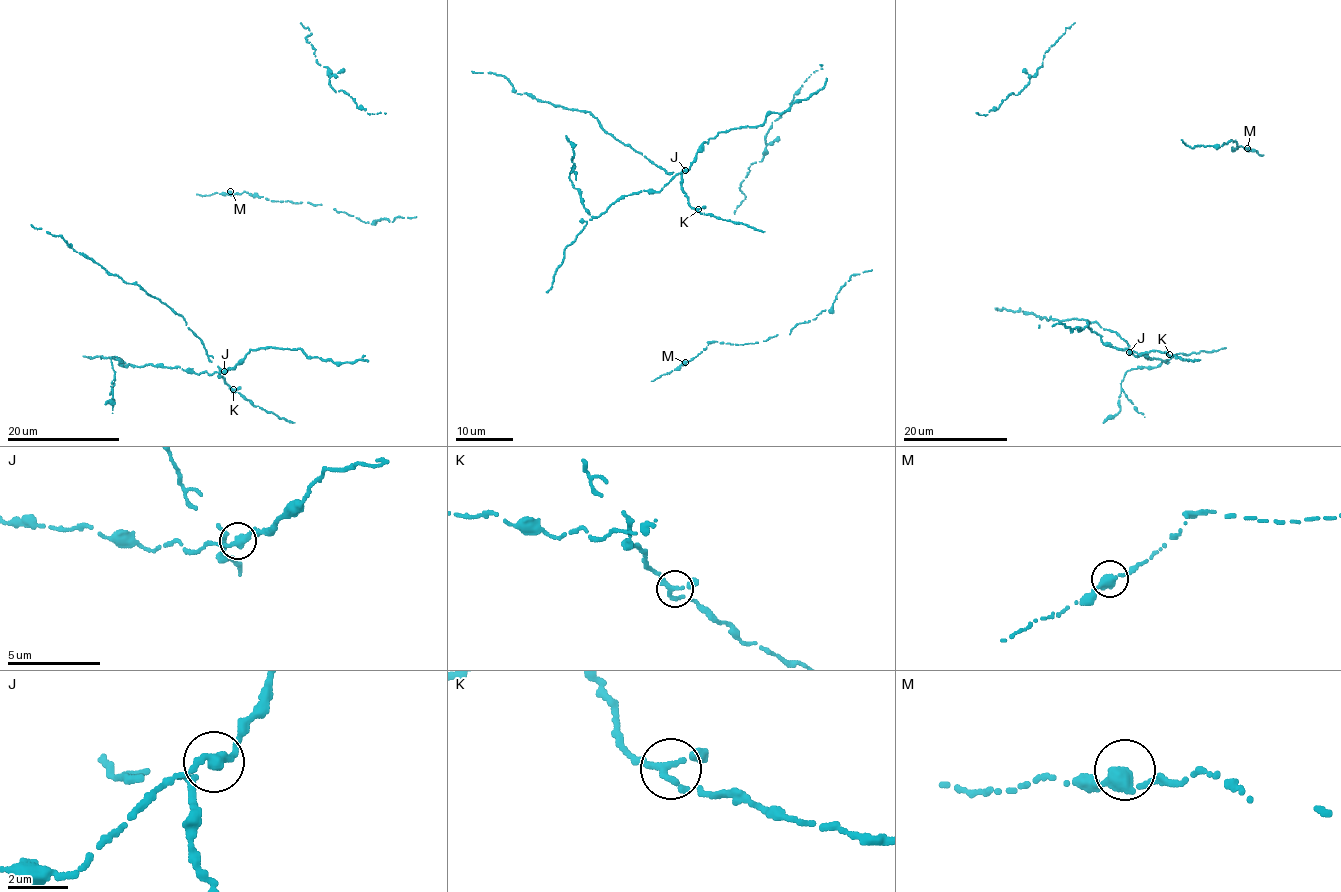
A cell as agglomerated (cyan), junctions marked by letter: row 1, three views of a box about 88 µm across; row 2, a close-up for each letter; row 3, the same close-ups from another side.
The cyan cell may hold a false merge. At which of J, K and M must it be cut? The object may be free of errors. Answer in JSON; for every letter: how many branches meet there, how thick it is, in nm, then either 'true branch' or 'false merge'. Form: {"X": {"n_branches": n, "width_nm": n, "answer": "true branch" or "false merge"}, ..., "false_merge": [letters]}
{"J": {"n_branches": 2, "width_nm": 340, "answer": "false merge"}, "K": {"n_branches": 3, "width_nm": 200, "answer": "true branch"}, "M": {"n_branches": 2, "width_nm": 360, "answer": "true branch"}, "false_merge": ["J"]}

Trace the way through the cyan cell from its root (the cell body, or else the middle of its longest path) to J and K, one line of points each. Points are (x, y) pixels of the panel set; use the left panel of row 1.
J: (256, 350), (250, 351), (236, 367), (224, 371)
K: (256, 350), (250, 351), (236, 367), (219, 372), (219, 369), (218, 376), (233, 389)

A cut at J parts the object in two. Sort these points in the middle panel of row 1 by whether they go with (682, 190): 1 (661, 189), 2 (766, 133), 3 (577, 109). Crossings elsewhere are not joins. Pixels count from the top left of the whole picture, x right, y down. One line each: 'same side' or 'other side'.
1: other side
2: same side
3: same side

